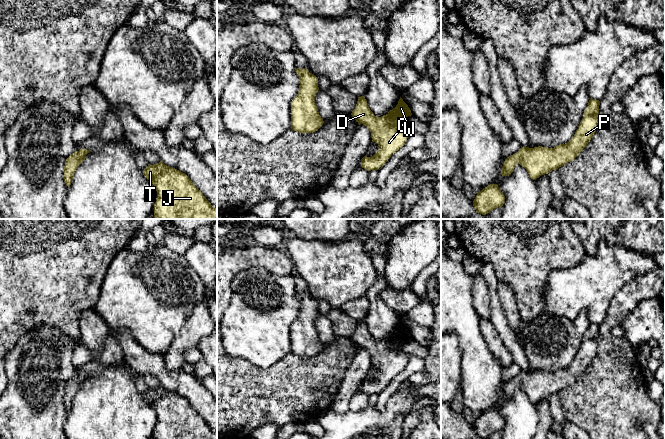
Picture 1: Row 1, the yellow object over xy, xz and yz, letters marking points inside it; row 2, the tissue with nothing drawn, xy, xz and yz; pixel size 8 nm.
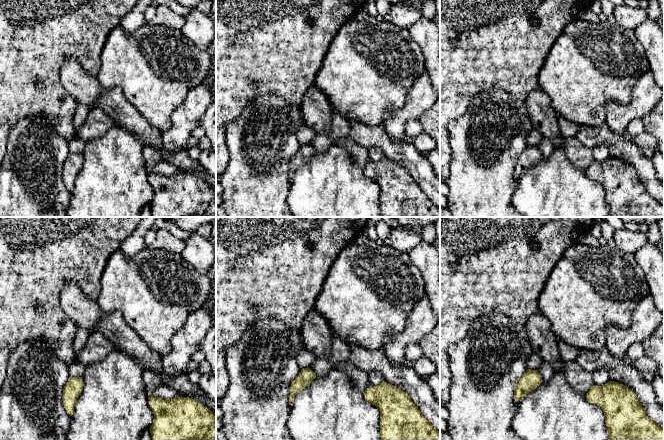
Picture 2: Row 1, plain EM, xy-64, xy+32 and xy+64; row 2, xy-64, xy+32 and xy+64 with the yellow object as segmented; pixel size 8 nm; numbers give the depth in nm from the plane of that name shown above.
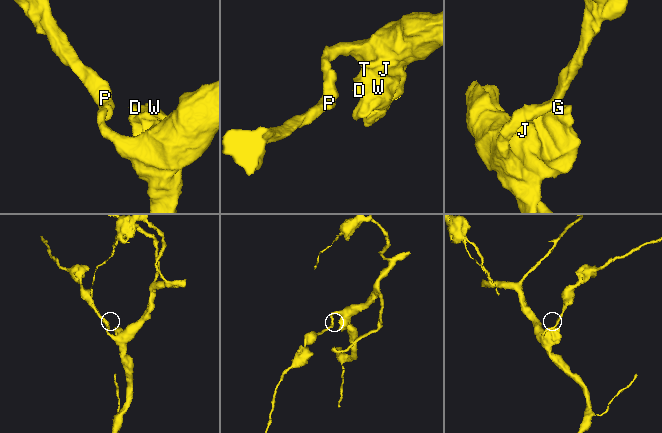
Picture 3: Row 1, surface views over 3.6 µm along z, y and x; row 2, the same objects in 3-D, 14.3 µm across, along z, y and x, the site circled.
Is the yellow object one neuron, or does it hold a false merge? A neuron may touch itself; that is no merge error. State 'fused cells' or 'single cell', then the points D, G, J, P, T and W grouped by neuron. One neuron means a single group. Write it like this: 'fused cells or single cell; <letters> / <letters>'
single cell; D G J P T W

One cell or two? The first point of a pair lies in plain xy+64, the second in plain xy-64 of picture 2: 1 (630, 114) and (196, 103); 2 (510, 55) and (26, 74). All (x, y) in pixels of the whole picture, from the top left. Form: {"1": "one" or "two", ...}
{"1": "one", "2": "one"}

